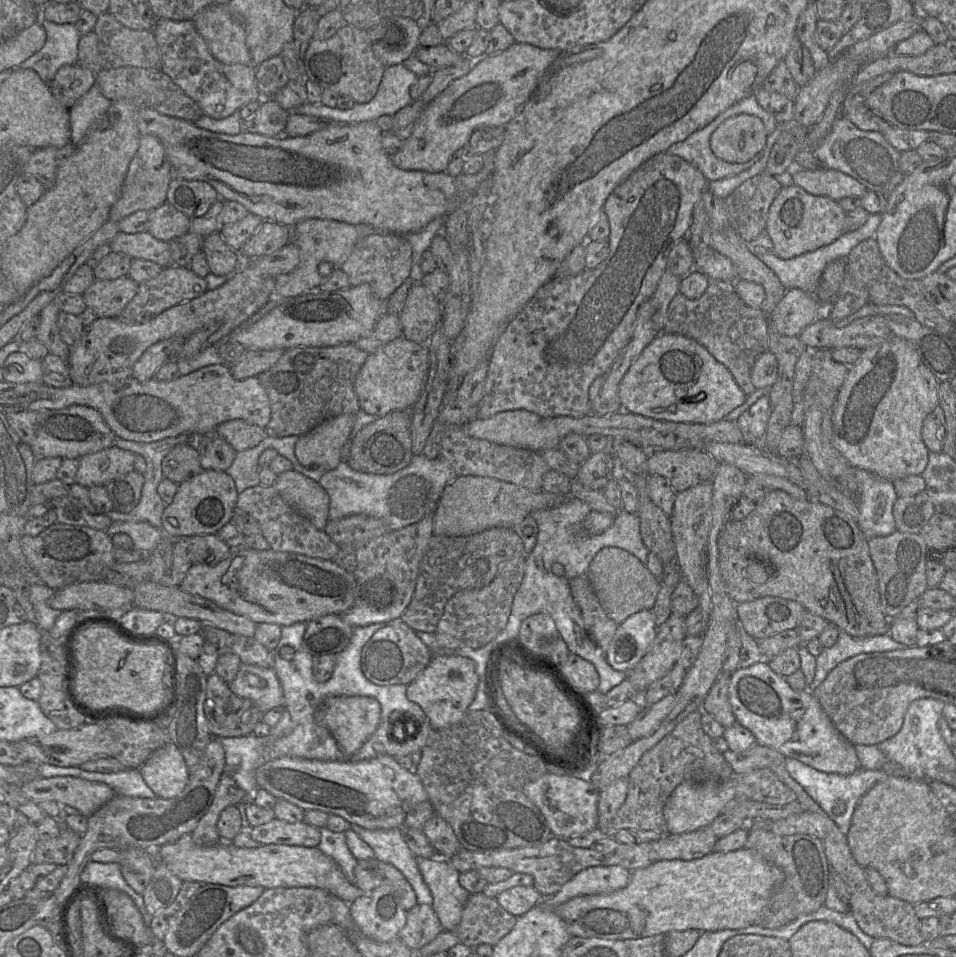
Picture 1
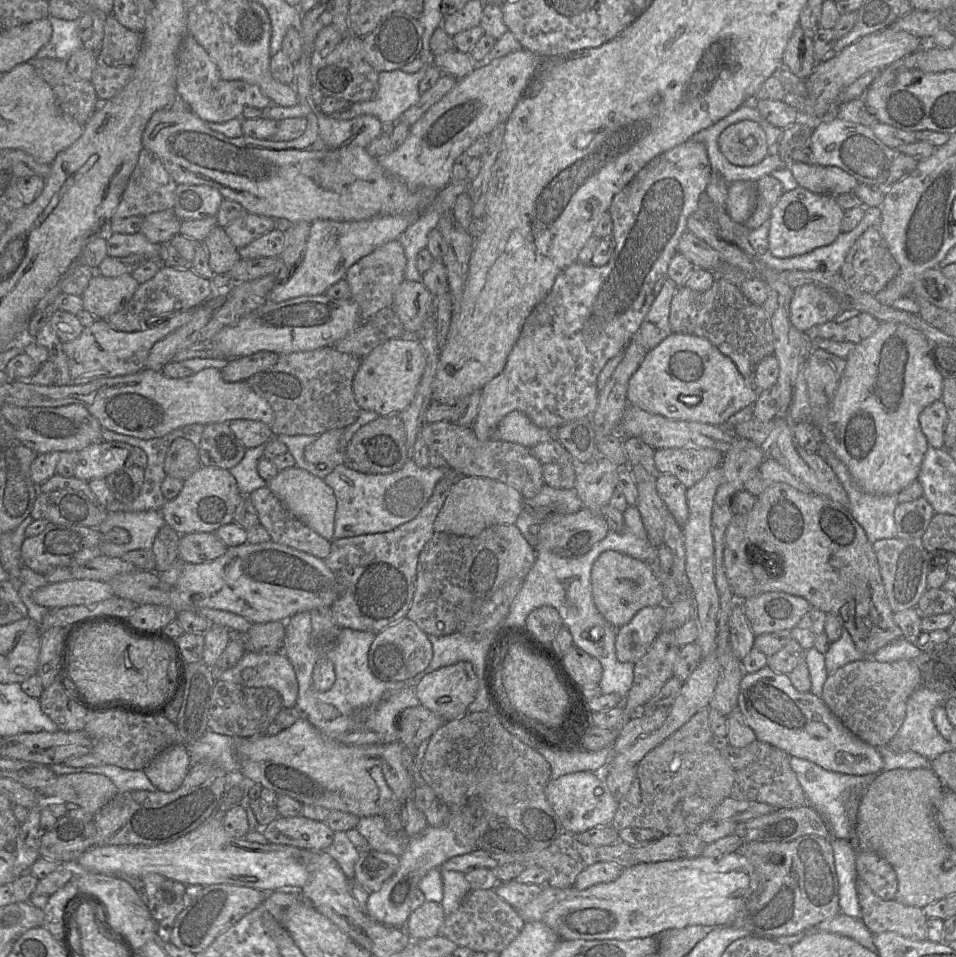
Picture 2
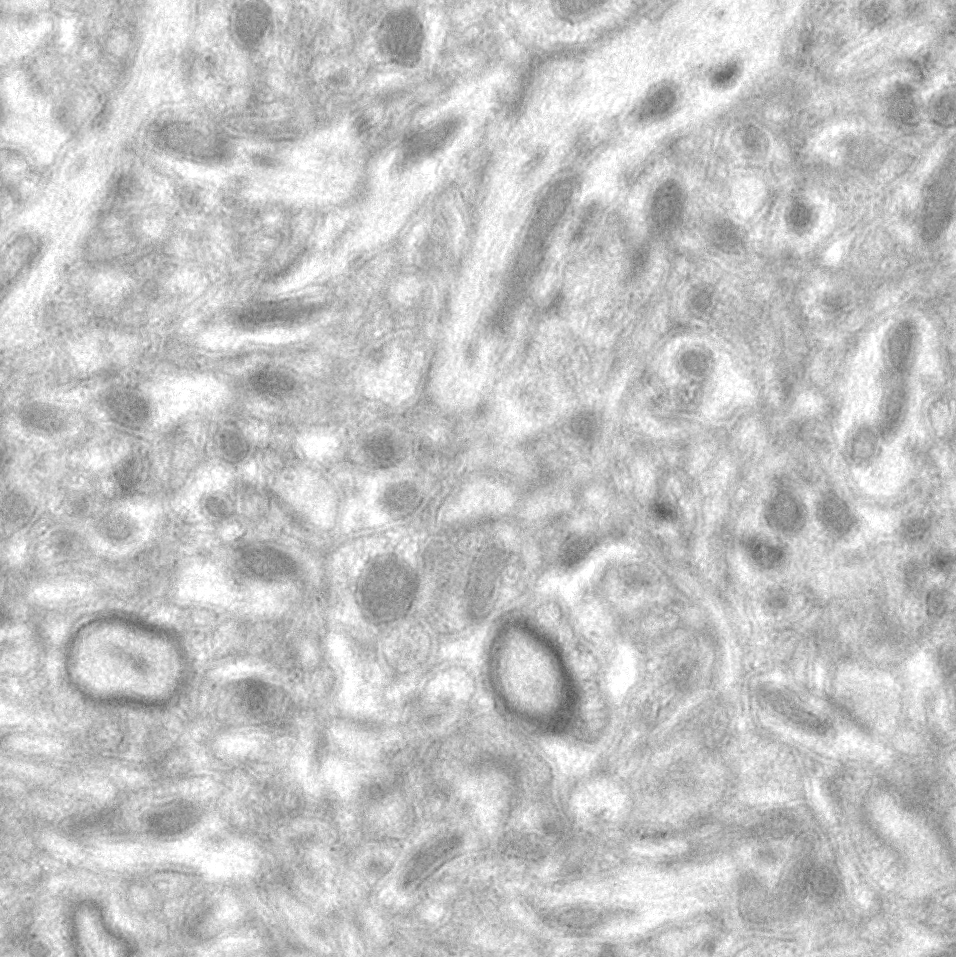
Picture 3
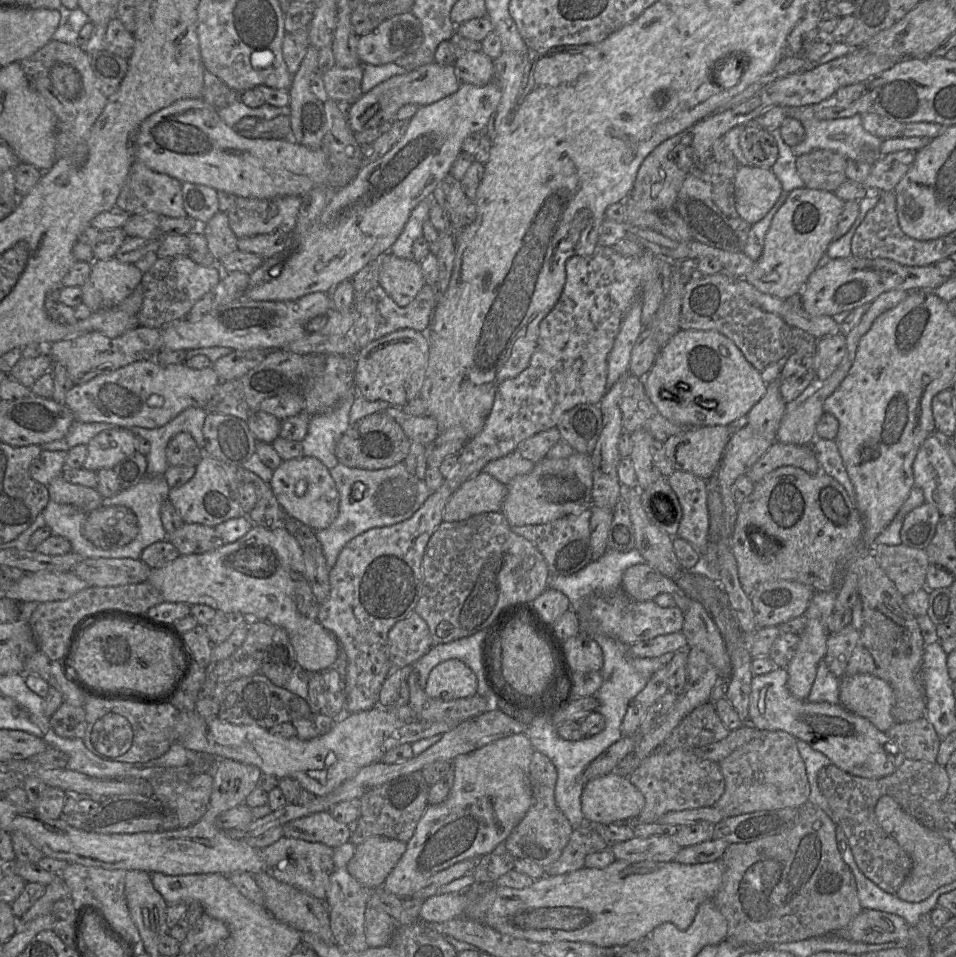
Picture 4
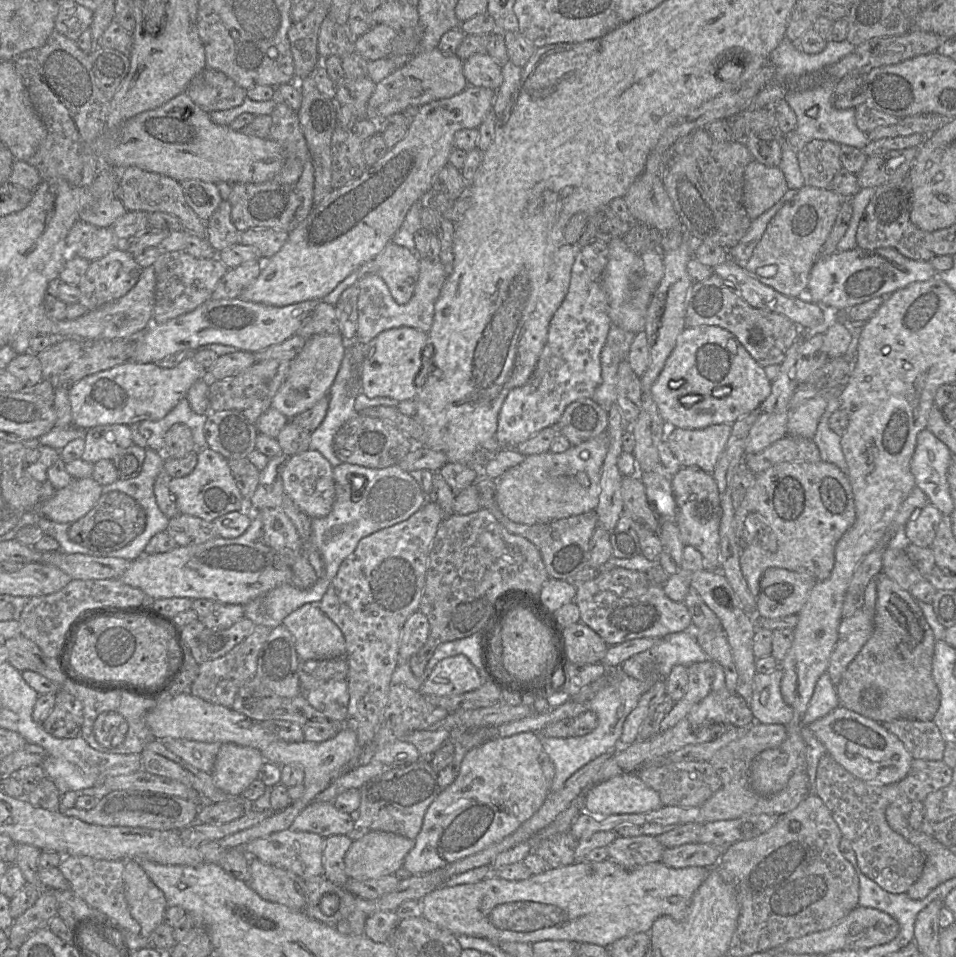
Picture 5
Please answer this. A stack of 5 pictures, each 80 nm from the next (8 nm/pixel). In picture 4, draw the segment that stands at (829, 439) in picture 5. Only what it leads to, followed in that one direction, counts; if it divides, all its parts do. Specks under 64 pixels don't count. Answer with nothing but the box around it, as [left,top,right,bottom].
[812,437,855,503]

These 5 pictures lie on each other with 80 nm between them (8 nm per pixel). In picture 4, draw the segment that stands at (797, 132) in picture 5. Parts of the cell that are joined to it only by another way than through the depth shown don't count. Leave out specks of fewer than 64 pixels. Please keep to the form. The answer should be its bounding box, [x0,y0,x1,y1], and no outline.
[787,104,883,165]

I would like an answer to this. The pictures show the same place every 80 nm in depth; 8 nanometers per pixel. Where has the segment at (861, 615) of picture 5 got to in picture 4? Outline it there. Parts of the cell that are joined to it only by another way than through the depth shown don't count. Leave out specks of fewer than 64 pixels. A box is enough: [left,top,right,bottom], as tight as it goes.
[824,625,860,678]

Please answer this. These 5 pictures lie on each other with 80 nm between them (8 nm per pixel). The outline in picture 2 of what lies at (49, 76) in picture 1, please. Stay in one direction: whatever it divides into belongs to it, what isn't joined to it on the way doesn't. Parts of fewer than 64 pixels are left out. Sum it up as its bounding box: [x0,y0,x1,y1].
[35,17,84,61]

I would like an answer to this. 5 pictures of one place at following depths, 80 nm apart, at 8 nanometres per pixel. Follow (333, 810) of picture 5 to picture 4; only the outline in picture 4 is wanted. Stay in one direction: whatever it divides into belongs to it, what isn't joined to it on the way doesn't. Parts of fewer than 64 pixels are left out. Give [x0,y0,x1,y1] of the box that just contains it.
[282,811,350,848]

